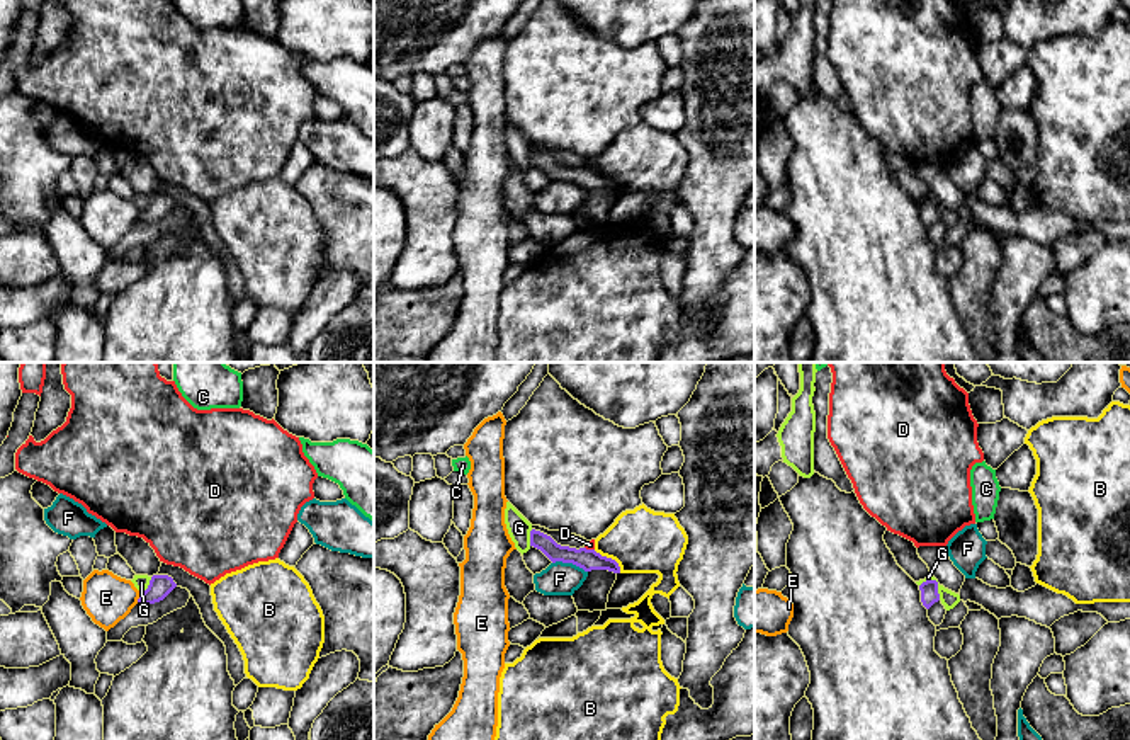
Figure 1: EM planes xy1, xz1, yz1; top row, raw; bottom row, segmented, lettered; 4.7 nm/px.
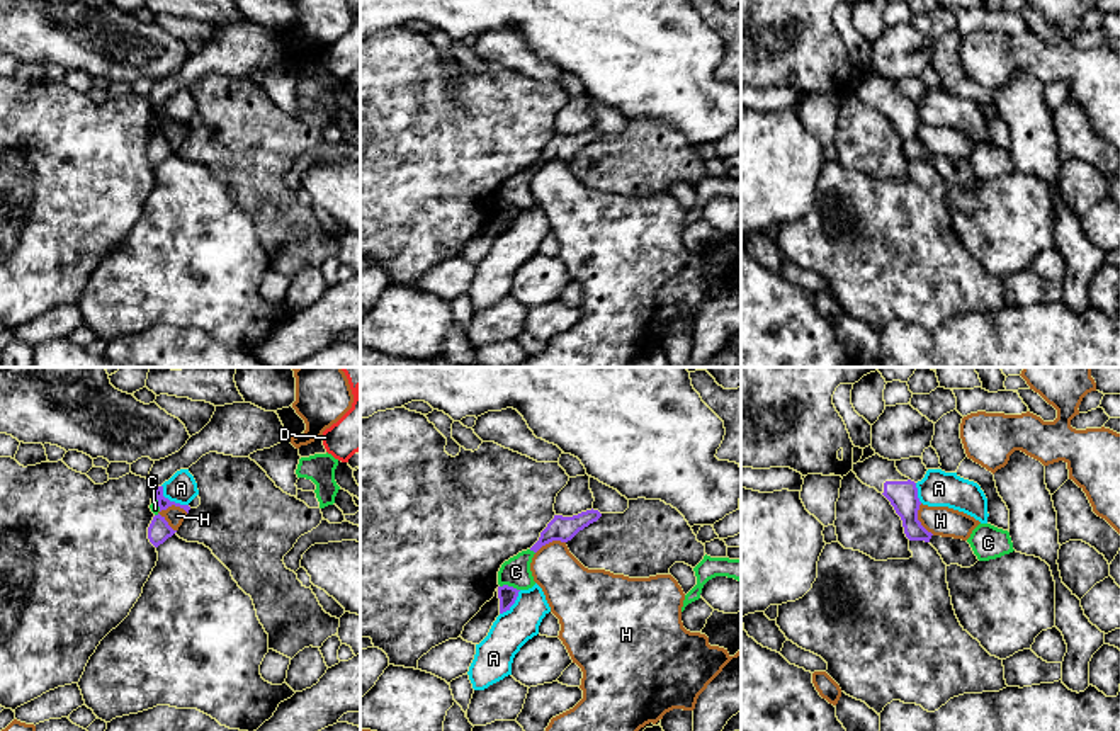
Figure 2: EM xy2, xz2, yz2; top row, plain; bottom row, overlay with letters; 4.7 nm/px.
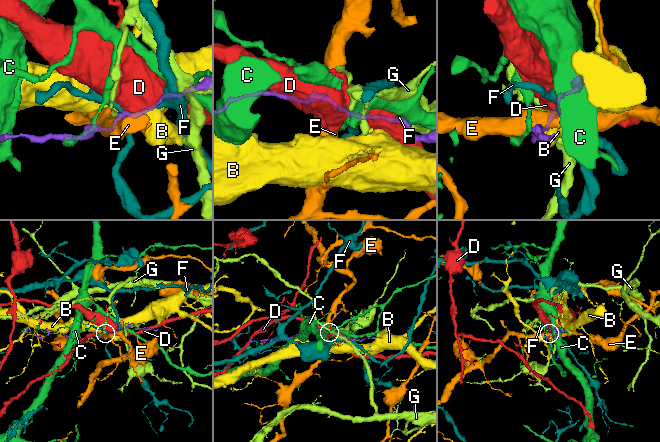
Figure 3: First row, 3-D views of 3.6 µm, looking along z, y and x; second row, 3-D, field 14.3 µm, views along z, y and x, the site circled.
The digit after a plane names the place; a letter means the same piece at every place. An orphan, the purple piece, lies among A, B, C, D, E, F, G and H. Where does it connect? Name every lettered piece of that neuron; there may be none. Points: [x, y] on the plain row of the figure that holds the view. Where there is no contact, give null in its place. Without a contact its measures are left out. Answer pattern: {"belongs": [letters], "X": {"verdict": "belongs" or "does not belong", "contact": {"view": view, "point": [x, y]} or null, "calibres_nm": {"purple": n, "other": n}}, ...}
{"belongs": [], "A": {"verdict": "does not belong", "contact": {"view": "xy2", "point": [169, 119]}, "calibres_nm": {"purple": 60, "other": 140}}, "B": {"verdict": "does not belong", "contact": {"view": "xz1", "point": [610, 177]}, "calibres_nm": {"purple": 100, "other": 300}}, "C": {"verdict": "does not belong", "contact": {"view": "xz2", "point": [510, 206]}, "calibres_nm": {"purple": 90, "other": 140}}, "D": {"verdict": "does not belong", "contact": {"view": "xz1", "point": [590, 169]}, "calibres_nm": {"purple": 100, "other": 50}}, "E": {"verdict": "does not belong", "contact": {"view": "xy1", "point": [140, 216]}, "calibres_nm": {"purple": 110, "other": 240}}, "F": {"verdict": "does not belong", "contact": {"view": "xz1", "point": [570, 181]}, "calibres_nm": {"purple": 100, "other": 160}}, "G": {"verdict": "does not belong", "contact": {"view": "xy1", "point": [148, 204]}, "calibres_nm": {"purple": 110, "other": 70}}, "H": {"verdict": "does not belong", "contact": {"view": "xy2", "point": [160, 135]}, "calibres_nm": {"purple": 60, "other": 90}}}

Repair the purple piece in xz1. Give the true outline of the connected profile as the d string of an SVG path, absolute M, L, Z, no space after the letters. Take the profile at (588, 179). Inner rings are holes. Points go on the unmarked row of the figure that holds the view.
M535 148L530 150L530 165L540 168L552 182L573 182L585 191L608 189L620 192L620 185L615 179L602 175L595 168L561 165L551 155Z

